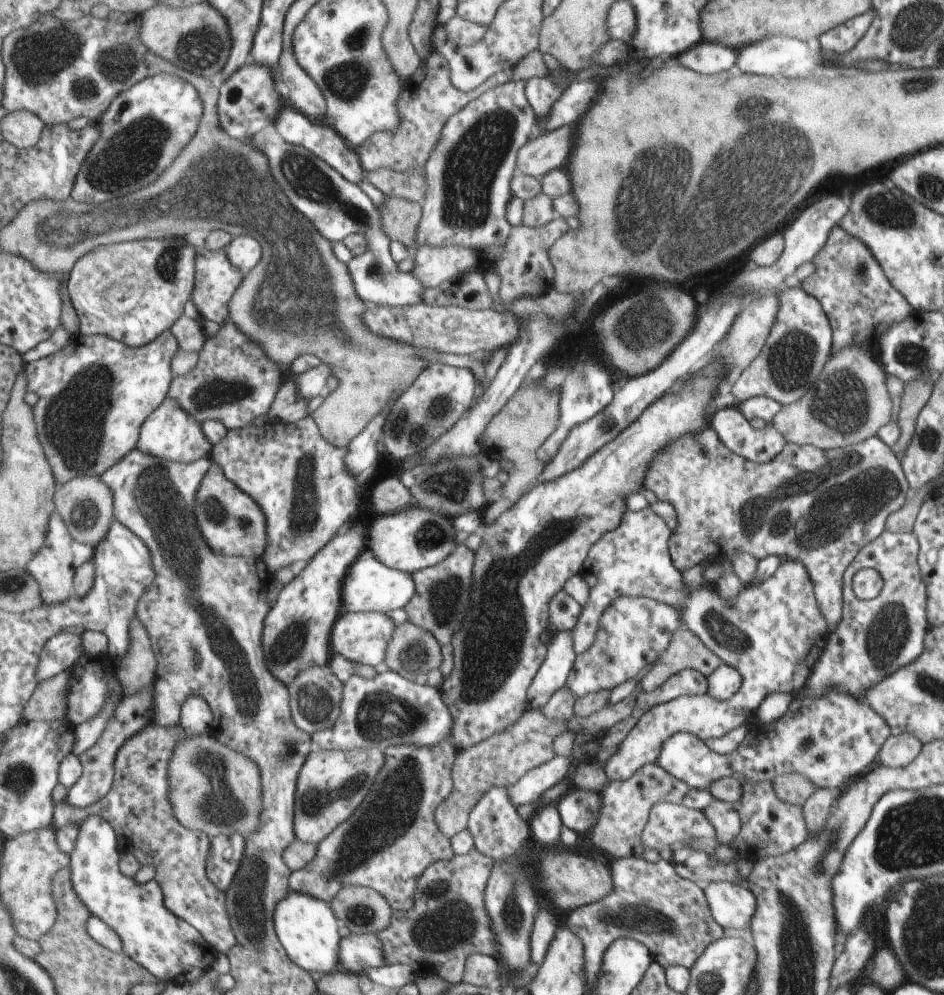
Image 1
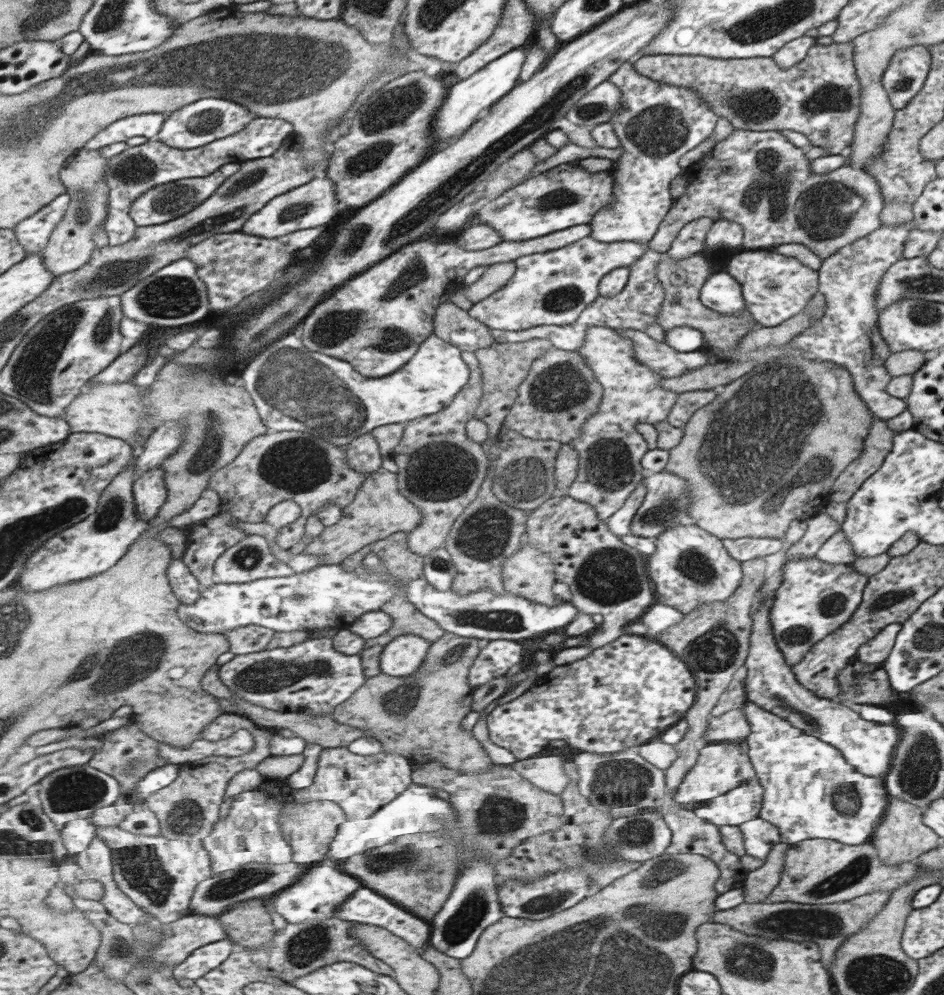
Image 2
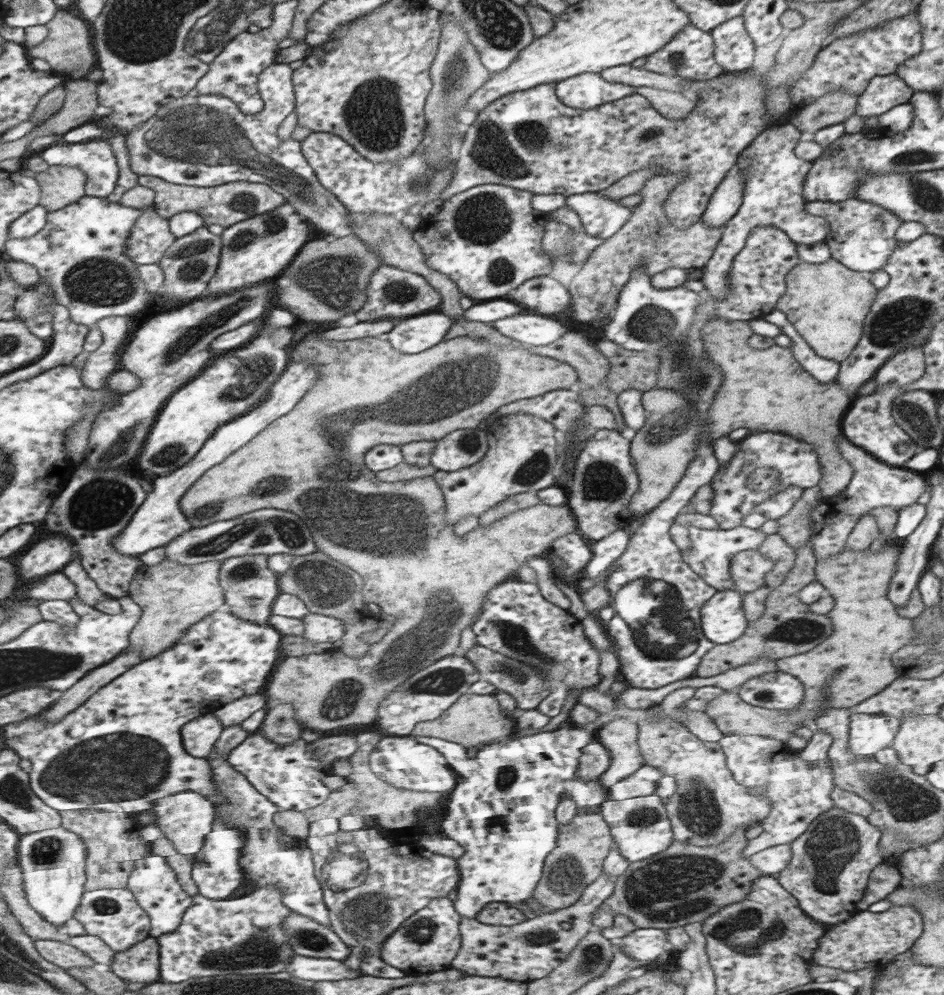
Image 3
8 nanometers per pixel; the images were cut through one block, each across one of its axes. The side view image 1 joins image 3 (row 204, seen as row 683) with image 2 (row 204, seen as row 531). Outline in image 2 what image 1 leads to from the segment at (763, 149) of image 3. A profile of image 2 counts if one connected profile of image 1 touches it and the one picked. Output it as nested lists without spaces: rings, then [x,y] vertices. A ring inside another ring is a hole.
[[[623,64],[609,82],[621,90],[623,112],[615,114],[609,122],[625,154],[611,168],[615,176],[615,200],[591,220],[591,238],[605,244],[649,244],[673,206],[669,184],[683,174],[679,158],[713,134],[719,116],[705,102],[697,100],[693,92],[645,78],[635,72],[633,64]]]

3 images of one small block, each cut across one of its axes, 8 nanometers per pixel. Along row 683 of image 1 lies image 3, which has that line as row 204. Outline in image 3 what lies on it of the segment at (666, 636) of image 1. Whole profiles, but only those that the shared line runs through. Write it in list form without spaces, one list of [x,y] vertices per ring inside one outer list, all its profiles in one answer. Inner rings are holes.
[[[601,192],[569,196],[567,208],[577,212],[583,232],[599,240],[607,240],[617,234],[633,212],[633,208],[625,208],[619,204],[619,200],[609,200]]]

